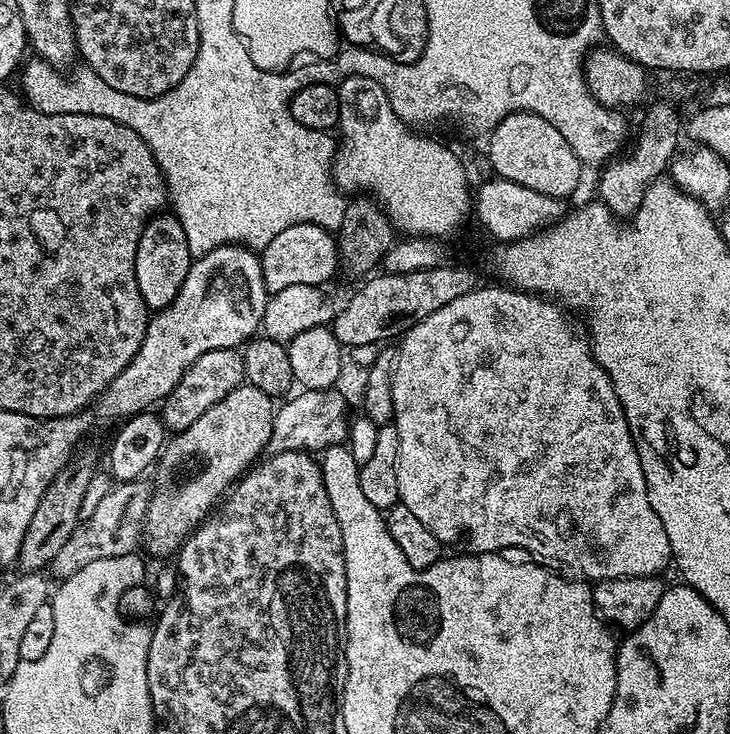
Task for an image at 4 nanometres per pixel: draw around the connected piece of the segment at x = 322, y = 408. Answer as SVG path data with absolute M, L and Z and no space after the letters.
M332 388L300 390L288 398L293 400L285 399L285 404L275 409L267 451L320 454L325 448L345 443L349 436L350 415L344 396L338 391Z

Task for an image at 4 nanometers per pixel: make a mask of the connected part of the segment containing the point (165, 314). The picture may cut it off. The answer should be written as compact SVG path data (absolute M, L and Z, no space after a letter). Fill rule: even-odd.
M227 244L210 250L205 256L195 257L174 302L159 309L149 319L142 346L138 354L134 354L130 366L126 366L126 370L122 370L122 374L118 374L114 382L110 382L107 390L96 397L94 409L96 408L97 418L104 424L110 423L111 420L123 422L129 416L149 411L153 406L159 405L164 397L170 394L170 390L174 390L174 386L178 386L182 374L191 364L198 362L202 354L223 348L239 349L261 331L263 312L269 297L269 290L262 278L260 257L253 249L239 244Z

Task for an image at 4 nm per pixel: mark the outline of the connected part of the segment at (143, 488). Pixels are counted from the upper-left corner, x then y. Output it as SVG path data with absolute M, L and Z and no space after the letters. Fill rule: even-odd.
M144 478L125 480L113 486L106 498L98 502L98 510L83 517L74 534L70 534L66 546L54 554L50 565L51 575L56 575L57 581L65 580L70 578L70 574L78 574L82 566L98 562L98 558L118 558L122 554L136 552L144 534L144 519L151 498L152 489L149 481Z

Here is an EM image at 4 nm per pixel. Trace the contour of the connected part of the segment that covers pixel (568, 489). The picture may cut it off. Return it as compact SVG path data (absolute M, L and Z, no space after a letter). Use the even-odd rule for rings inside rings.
M477 286L470 294L462 294L462 298L454 298L454 302L442 306L442 310L434 310L434 314L430 314L430 318L418 322L409 332L399 337L398 345L400 344L400 348L395 349L396 364L392 367L392 389L394 390L394 423L400 439L398 442L398 494L400 495L400 503L404 504L406 510L412 511L426 525L426 530L430 530L430 534L439 538L441 545L461 544L464 547L461 549L472 554L482 552L500 554L508 550L504 548L521 548L524 552L533 552L536 555L533 557L539 558L541 561L552 562L548 560L557 560L558 563L573 568L576 571L573 573L579 574L588 582L613 580L614 578L626 578L627 576L660 576L663 573L663 568L667 564L669 567L673 563L670 538L666 538L666 526L662 526L662 518L658 518L658 514L654 514L654 506L650 506L648 487L646 486L646 478L642 474L642 462L638 458L636 443L632 440L632 431L626 422L622 406L618 402L618 394L614 394L614 386L610 382L606 370L602 370L602 366L598 366L598 362L591 354L589 341L585 339L582 332L582 337L580 337L579 330L568 321L569 313L557 301L530 292L521 292L511 286L499 287L484 288L484 286Z

